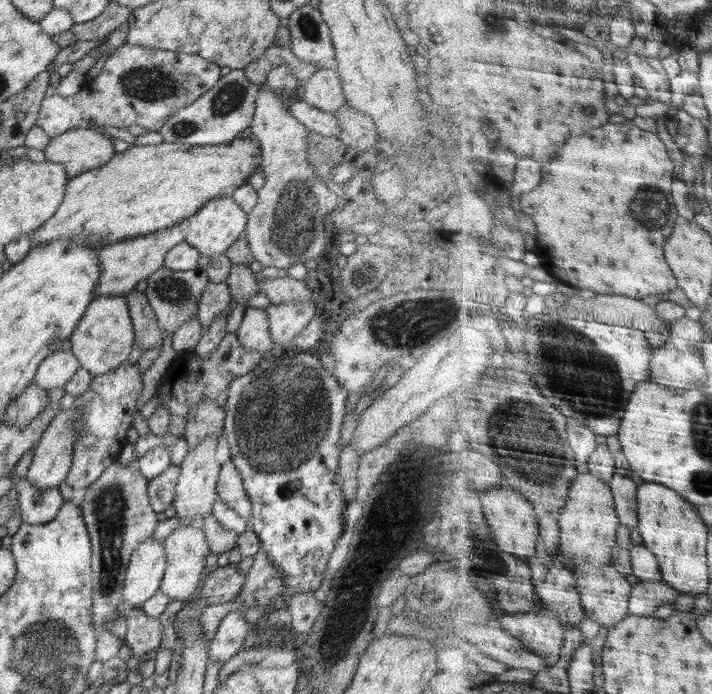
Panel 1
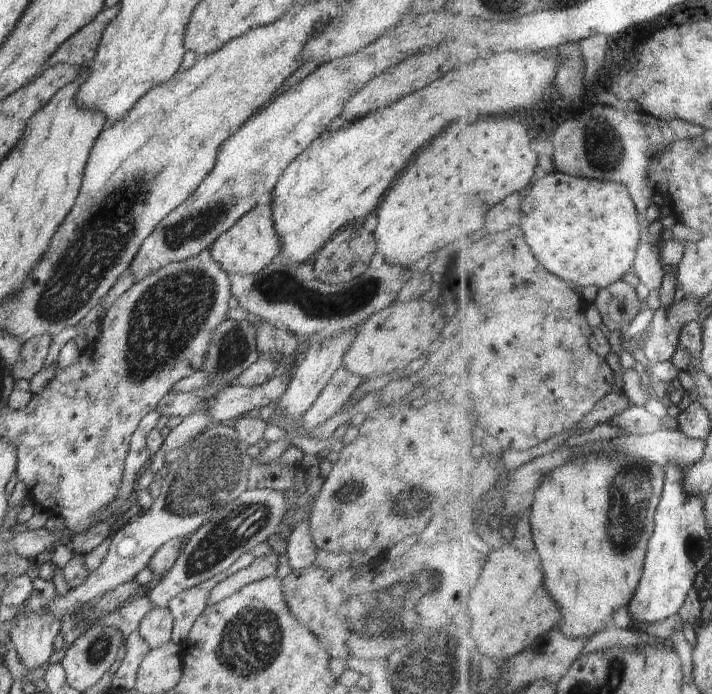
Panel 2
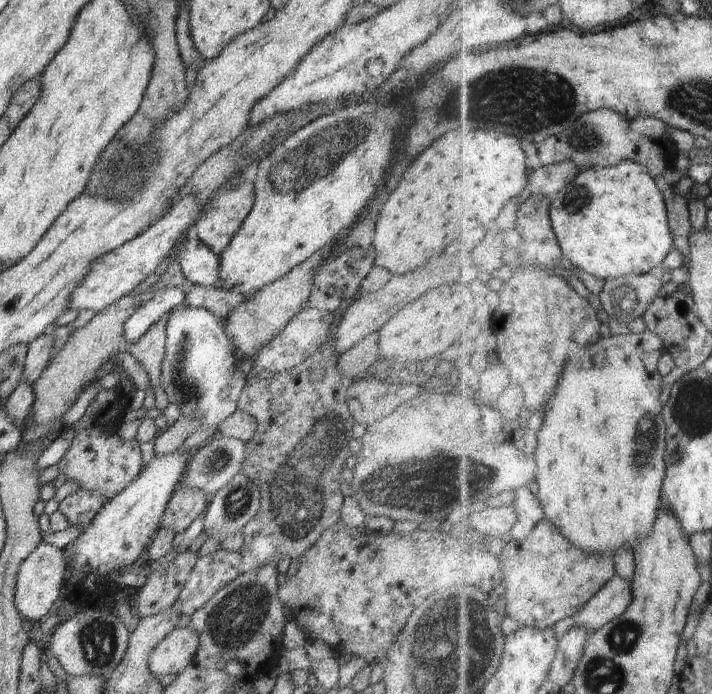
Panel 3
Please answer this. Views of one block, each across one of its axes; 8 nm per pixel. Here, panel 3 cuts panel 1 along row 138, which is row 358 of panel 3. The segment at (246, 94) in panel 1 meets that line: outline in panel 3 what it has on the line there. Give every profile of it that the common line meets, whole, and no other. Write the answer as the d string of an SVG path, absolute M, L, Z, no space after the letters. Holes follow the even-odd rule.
M188 305L168 315L165 353L161 366L161 385L169 402L180 408L181 416L190 415L201 418L202 426L199 430L219 426L238 409L238 399L248 376L242 373L235 356L236 353L232 350L231 340L225 333L222 320L209 310Z

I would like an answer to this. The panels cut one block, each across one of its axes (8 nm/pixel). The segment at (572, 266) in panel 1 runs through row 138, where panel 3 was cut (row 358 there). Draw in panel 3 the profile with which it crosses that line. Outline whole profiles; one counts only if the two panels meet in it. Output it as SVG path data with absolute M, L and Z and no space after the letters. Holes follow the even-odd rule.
M650 329L642 333L628 333L625 335L614 335L602 337L598 342L592 343L589 347L578 354L576 361L570 361L560 377L560 384L556 392L552 393L552 398L548 406L540 409L544 413L543 425L538 432L538 448L535 453L539 468L539 496L544 500L548 516L564 528L565 537L576 540L582 548L594 550L594 552L618 552L622 547L630 545L634 548L642 539L645 539L654 528L655 522L659 519L659 512L663 506L663 490L667 475L667 430L668 425L663 415L665 405L662 404L662 390L664 390L664 376L658 370L660 358L666 353L667 344L665 340Z

